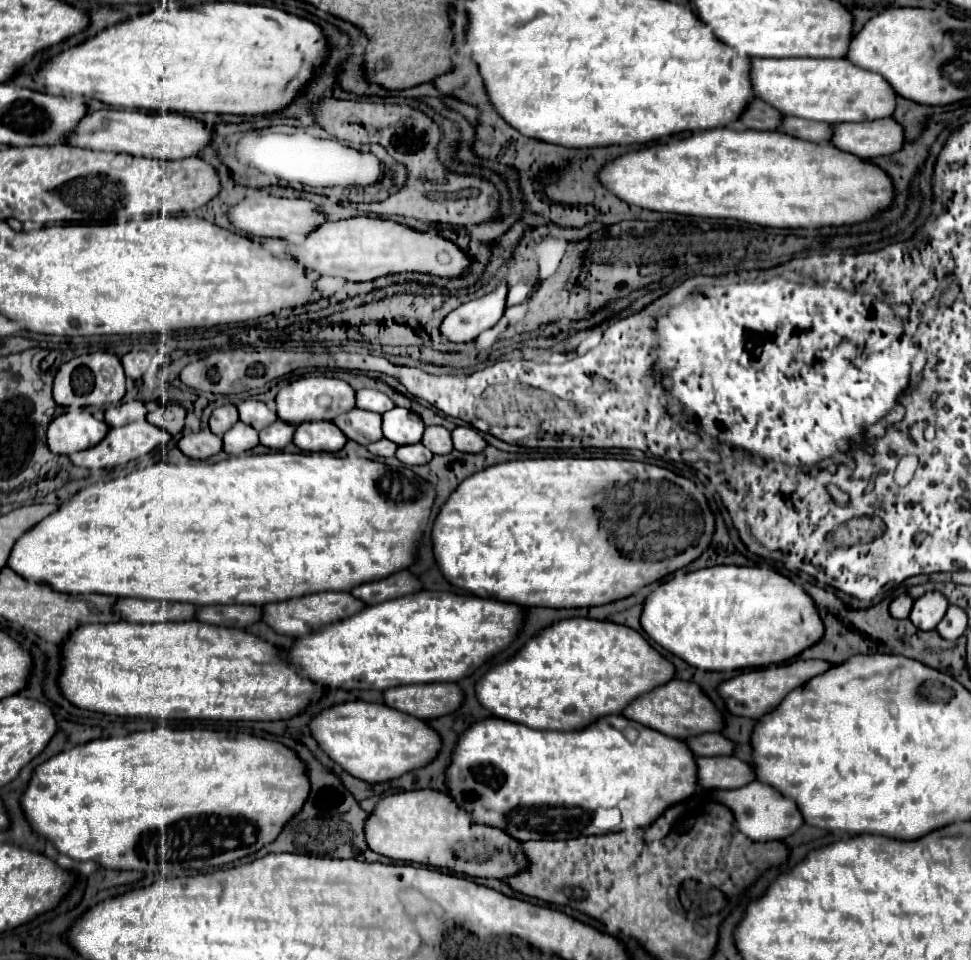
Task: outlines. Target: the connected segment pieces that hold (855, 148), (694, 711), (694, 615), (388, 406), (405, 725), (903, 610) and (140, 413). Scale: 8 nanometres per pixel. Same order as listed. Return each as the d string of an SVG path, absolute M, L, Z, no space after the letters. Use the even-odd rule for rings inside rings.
M892 118L858 124L834 124L830 138L830 144L834 148L864 160L894 154L896 150L900 150L902 142L902 126Z
M670 680L662 686L652 688L650 692L634 698L624 710L622 716L634 722L640 722L646 728L658 730L666 736L672 738L688 738L704 732L720 732L724 722L720 712L714 708L714 704L702 694L702 690L694 682L684 682L684 680Z
M712 566L712 568L702 568L702 570L694 570L694 572L672 576L664 584L658 584L646 596L644 610L640 614L640 624L642 624L644 632L648 634L648 638L652 638L666 652L682 658L686 664L690 664L694 668L718 670L718 672L732 672L732 670L742 670L742 668L764 668L764 666L770 666L770 664L782 664L782 662L798 656L808 646L812 646L812 642L818 642L822 638L822 632L824 632L822 620L820 620L820 616L816 612L816 606L814 606L812 598L800 586L796 586L792 580L784 578L782 574L778 574L774 570L768 570L768 568L758 568L758 566L752 566L752 568L748 568L748 566Z
M358 390L356 392L356 406L362 410L372 410L384 414L394 408L394 402L380 390Z
M362 700L342 702L322 710L310 720L308 730L330 760L364 782L384 782L398 778L428 764L428 760L440 748L440 736L424 720L384 704Z
M900 594L892 604L890 604L890 614L892 614L892 618L898 618L898 620L902 620L902 618L908 618L908 614L910 614L910 610L912 610L912 598L908 596L908 594Z
M124 402L124 404L112 404L106 408L104 418L108 426L122 426L134 420L142 420L146 416L146 406L142 402Z

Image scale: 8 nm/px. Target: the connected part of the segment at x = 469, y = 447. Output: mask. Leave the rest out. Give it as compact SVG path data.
M458 426L452 430L454 448L460 452L482 452L486 448L484 438L470 426Z

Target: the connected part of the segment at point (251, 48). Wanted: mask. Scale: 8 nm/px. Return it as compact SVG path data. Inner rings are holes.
M208 2L190 8L170 8L160 4L146 14L128 16L82 44L50 56L38 68L34 80L54 96L94 98L116 108L180 114L270 114L288 106L298 90L310 82L314 66L320 64L326 50L320 26L274 6Z

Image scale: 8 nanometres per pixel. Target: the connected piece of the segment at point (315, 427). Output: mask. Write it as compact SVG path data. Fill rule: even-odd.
M320 420L296 426L292 442L304 452L338 452L346 444L346 438L336 430L334 422Z

